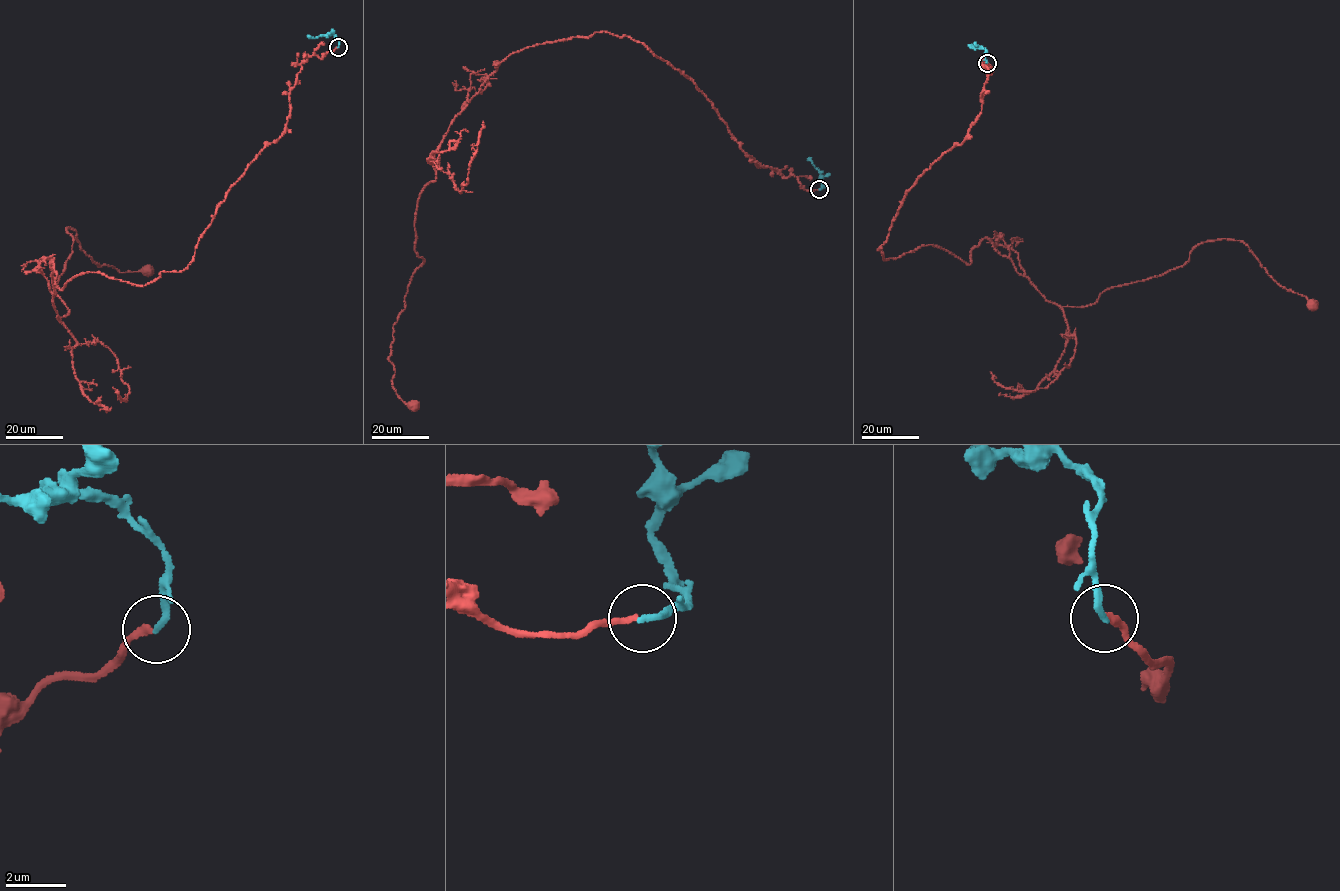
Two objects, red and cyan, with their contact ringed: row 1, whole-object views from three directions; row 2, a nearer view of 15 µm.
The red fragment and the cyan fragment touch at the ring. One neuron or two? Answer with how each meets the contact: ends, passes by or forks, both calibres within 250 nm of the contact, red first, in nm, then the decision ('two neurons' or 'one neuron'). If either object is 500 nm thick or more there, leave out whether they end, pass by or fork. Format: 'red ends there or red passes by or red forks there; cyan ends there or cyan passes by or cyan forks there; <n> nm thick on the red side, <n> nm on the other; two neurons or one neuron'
red ends there; cyan ends there; 180 nm thick on the red side, 220 nm on the other; one neuron

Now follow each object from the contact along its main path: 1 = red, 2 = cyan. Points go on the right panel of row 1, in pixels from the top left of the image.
1: (987, 63), (883, 259), (969, 264), (986, 238), (1081, 307), (1230, 239), (1313, 305)
2: (987, 63), (983, 48), (970, 47), (971, 44)

